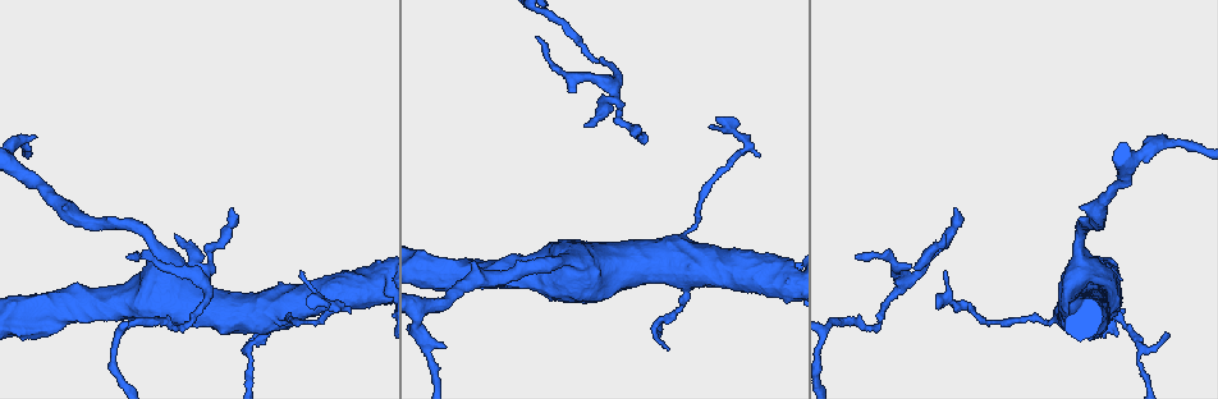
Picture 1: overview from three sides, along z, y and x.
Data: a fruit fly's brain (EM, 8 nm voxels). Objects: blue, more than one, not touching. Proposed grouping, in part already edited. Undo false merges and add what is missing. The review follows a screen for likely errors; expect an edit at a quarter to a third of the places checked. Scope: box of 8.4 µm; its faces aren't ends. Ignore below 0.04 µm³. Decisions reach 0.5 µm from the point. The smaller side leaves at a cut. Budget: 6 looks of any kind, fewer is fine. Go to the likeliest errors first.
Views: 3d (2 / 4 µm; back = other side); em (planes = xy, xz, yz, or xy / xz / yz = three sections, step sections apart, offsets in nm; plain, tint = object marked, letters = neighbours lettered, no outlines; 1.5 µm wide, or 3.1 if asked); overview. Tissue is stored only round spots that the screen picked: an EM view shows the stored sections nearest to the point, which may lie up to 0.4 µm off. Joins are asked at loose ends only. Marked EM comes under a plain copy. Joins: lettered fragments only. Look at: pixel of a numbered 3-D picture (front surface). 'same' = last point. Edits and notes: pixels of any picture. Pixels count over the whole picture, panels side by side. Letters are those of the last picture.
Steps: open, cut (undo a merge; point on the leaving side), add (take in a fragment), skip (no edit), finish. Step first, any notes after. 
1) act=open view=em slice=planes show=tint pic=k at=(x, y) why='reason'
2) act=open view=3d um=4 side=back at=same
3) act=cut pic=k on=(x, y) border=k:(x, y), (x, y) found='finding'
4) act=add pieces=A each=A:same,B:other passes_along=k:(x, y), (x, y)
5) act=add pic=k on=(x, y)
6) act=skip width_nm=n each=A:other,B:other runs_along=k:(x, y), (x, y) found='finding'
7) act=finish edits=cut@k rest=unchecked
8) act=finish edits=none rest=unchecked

act=open view=em slice=planes show=letters pic=1 at=(1054, 321) why='sudden change in width'

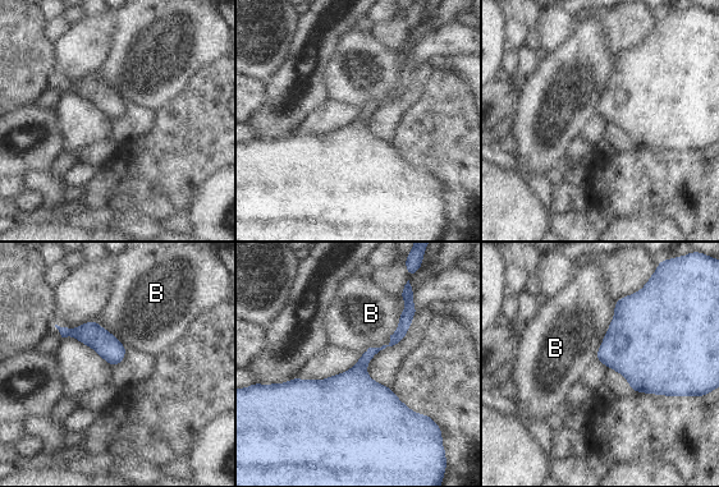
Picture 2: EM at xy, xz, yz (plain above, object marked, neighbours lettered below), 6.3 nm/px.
act=skip each=B:other border=2:(399, 315), (390, 340), (361, 354) found='all the same neuron'

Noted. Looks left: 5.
act=open view=em slice=xz step=8 show=letters pic=1 at=(230, 210) why='tapers out'

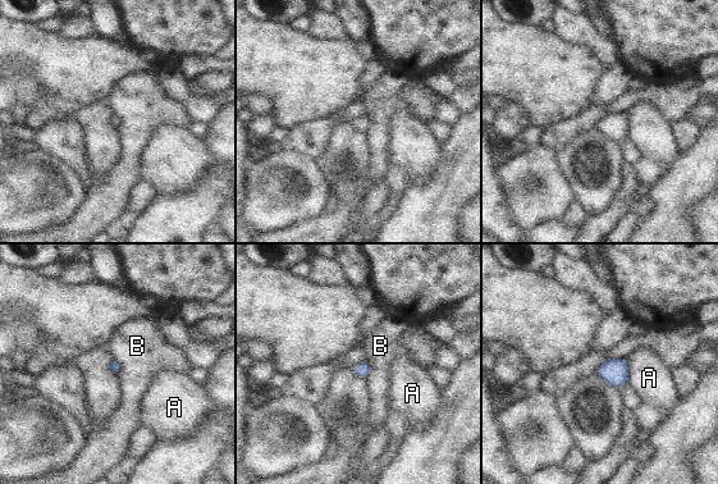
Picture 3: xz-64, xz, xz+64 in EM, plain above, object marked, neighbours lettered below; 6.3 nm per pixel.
act=open view=em slice=planes show=letters at=same

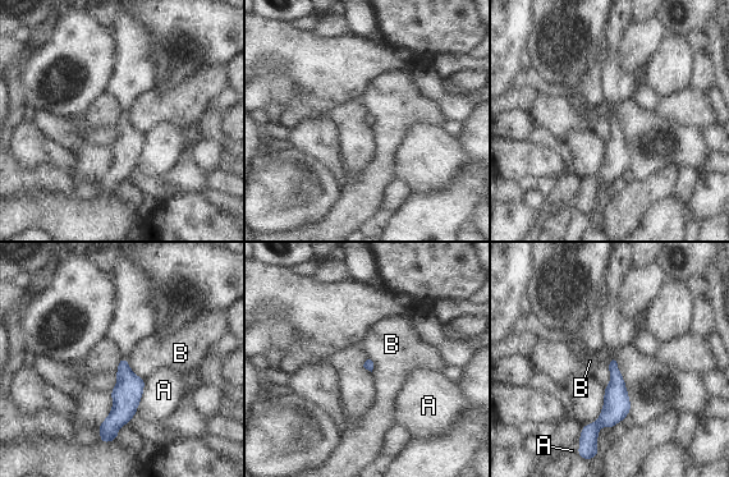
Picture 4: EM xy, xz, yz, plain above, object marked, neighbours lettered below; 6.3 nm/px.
act=skip each=A:other,B:other border=4:(125, 357), (129, 367), (145, 380) found='no lettered fragment goes on from it'

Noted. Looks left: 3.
act=open view=em slice=planes show=tint pic=1 at=(300, 272)

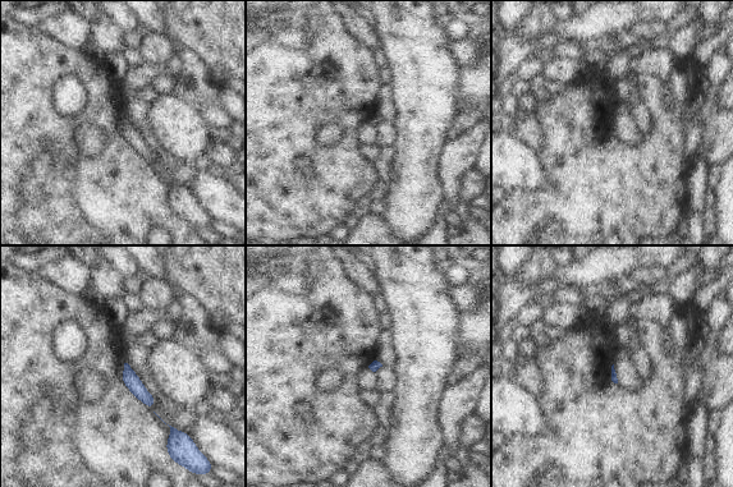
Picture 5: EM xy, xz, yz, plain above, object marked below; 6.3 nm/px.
act=open view=em slice=planes show=letters at=same

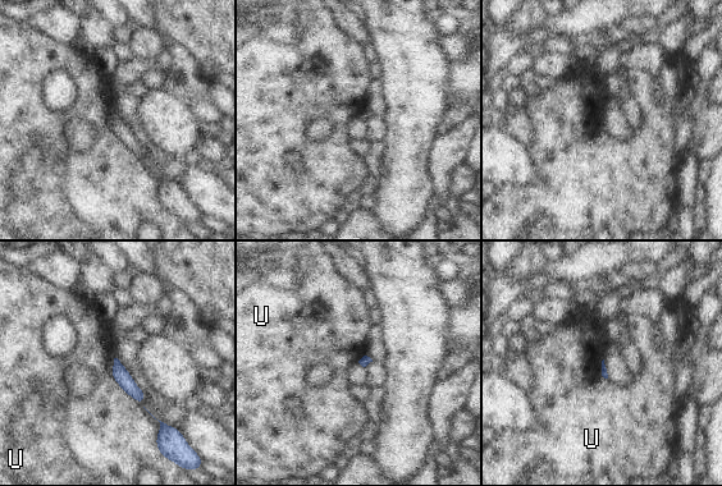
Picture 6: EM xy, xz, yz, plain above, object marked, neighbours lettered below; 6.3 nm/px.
act=skip each=U:other runs_along=6:(117, 363), (118, 372), (140, 399) found='none of them fits'

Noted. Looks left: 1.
act=finish edits=none rest=unchecked

